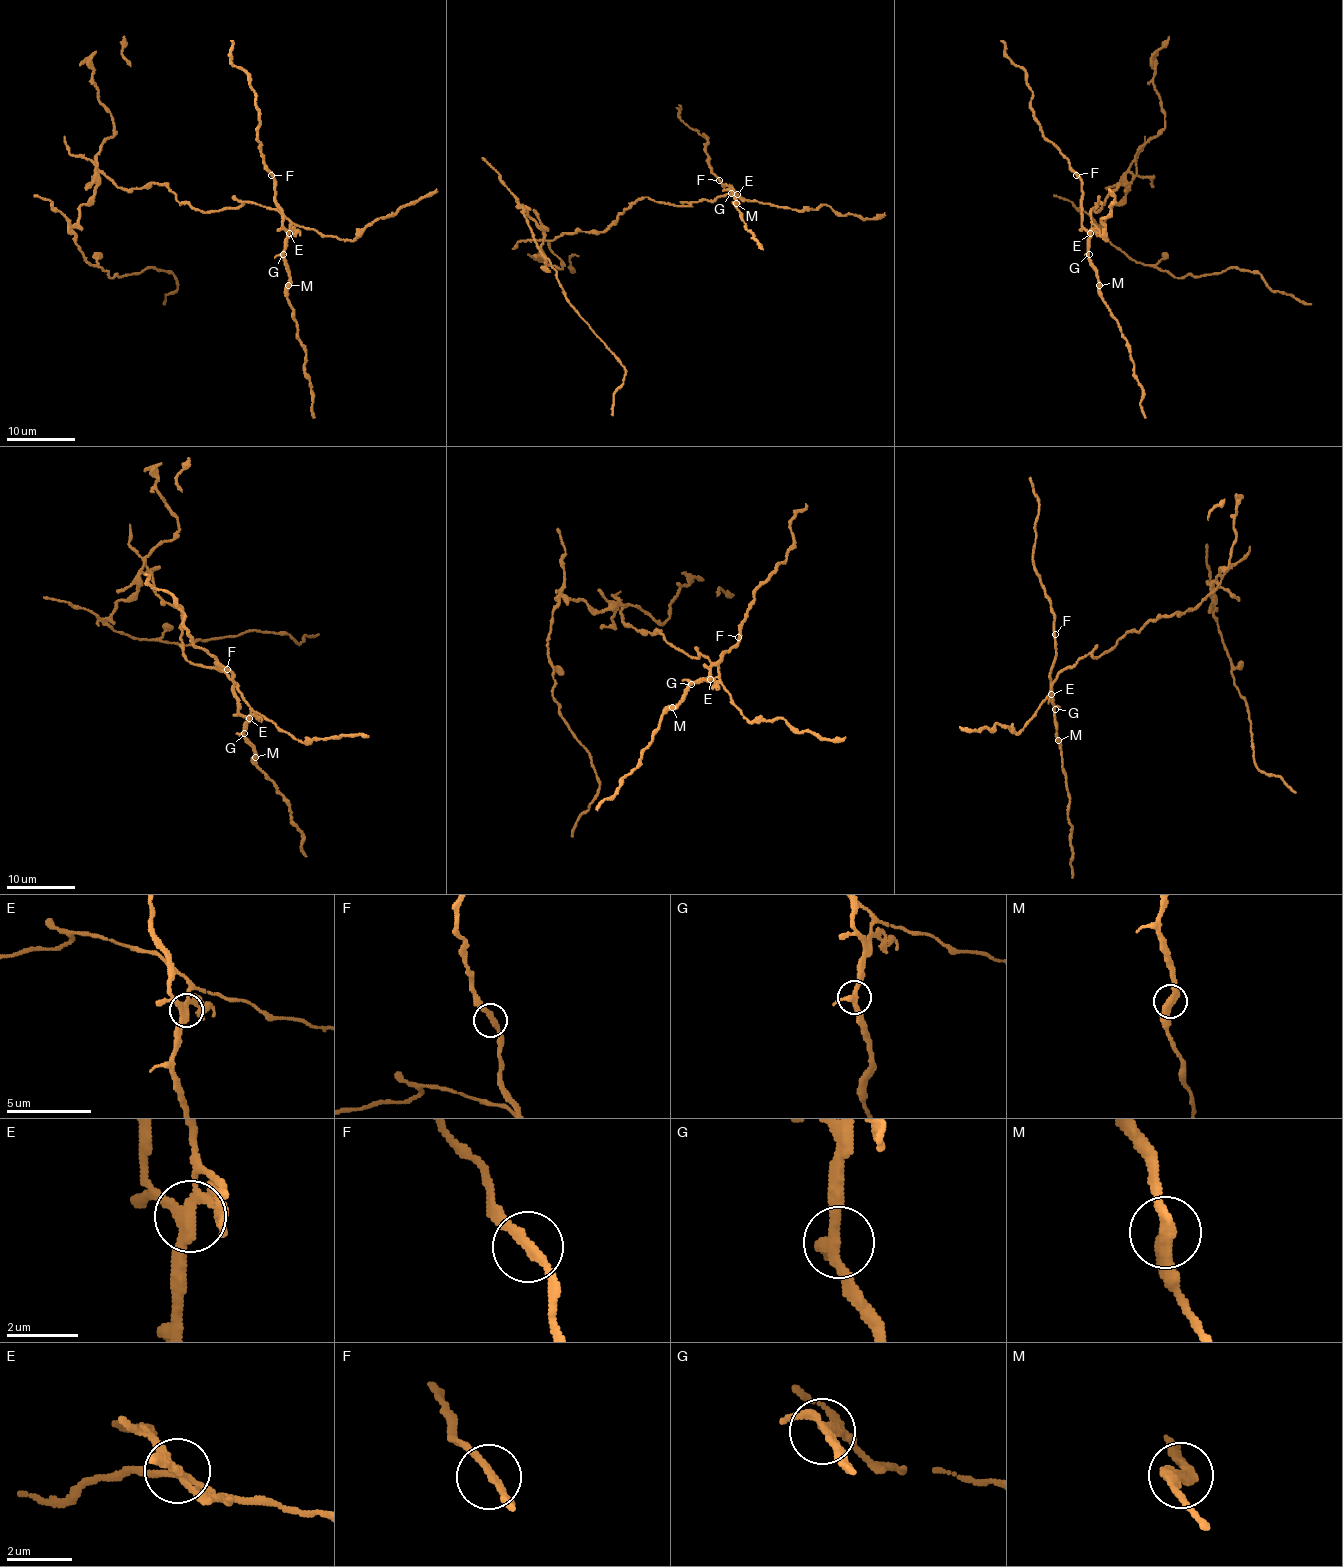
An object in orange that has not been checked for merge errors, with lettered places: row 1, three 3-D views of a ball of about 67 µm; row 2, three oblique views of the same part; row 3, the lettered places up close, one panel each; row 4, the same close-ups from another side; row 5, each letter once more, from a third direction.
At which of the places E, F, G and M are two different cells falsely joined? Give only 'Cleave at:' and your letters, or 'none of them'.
Cleave at: E

